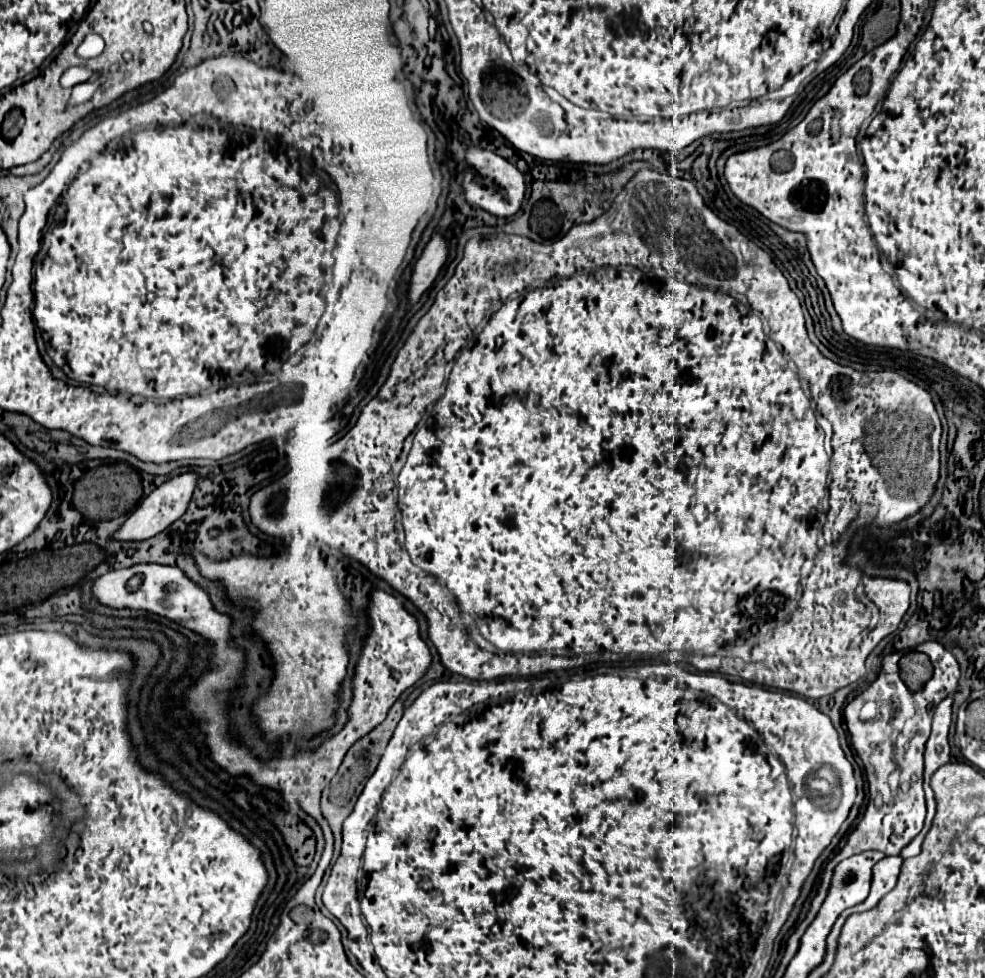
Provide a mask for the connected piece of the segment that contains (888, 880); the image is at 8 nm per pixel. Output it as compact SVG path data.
M887 856L883 858L881 862L875 864L873 868L873 880L871 880L871 894L867 896L865 902L853 906L853 908L847 908L843 914L845 916L851 916L853 912L865 912L865 910L871 910L873 906L877 906L877 902L895 888L895 882L897 882L897 876L899 876L899 870L901 870L901 858L899 856Z

